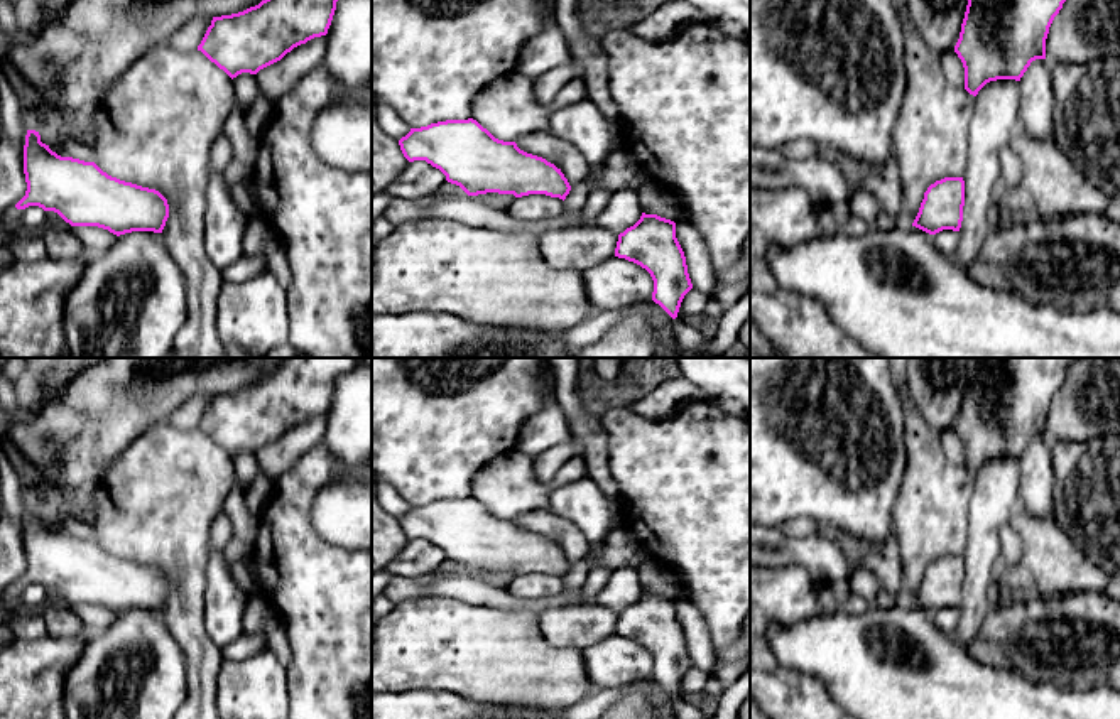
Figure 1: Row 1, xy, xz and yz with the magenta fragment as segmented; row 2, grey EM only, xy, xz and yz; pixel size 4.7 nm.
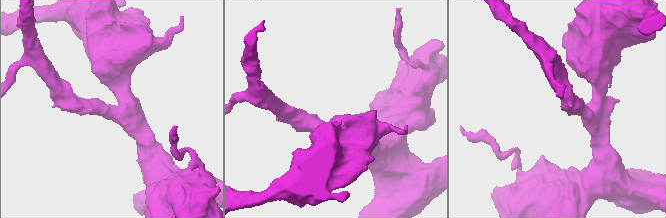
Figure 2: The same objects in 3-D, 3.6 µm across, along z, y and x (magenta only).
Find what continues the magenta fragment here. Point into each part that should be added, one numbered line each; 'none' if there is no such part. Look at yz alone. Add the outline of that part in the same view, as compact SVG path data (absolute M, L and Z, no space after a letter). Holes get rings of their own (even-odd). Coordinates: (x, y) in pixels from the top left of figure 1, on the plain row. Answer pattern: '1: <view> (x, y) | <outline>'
none

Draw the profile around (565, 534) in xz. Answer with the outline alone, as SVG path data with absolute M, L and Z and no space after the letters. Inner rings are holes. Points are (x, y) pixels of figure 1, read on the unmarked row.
M547 508L532 510L515 522L520 528L554 542L568 557L571 567L590 554L591 543L584 533L573 522L561 518Z

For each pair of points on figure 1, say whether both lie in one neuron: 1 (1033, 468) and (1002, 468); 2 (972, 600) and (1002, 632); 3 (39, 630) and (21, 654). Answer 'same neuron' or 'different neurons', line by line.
1: different neurons
2: different neurons
3: different neurons

